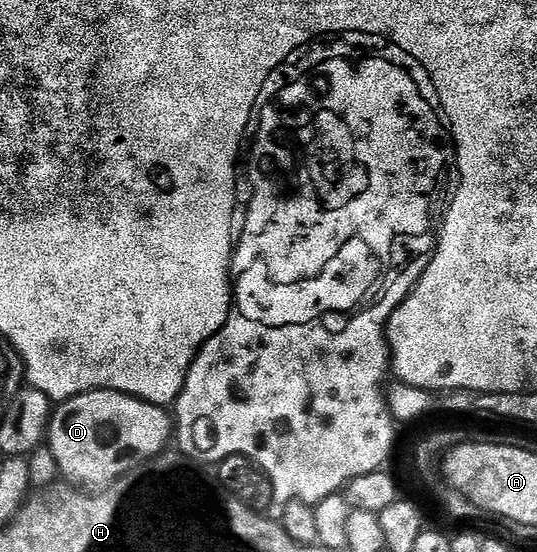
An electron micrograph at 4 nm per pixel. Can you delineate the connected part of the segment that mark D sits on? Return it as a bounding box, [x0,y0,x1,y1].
[49,390,173,490]

